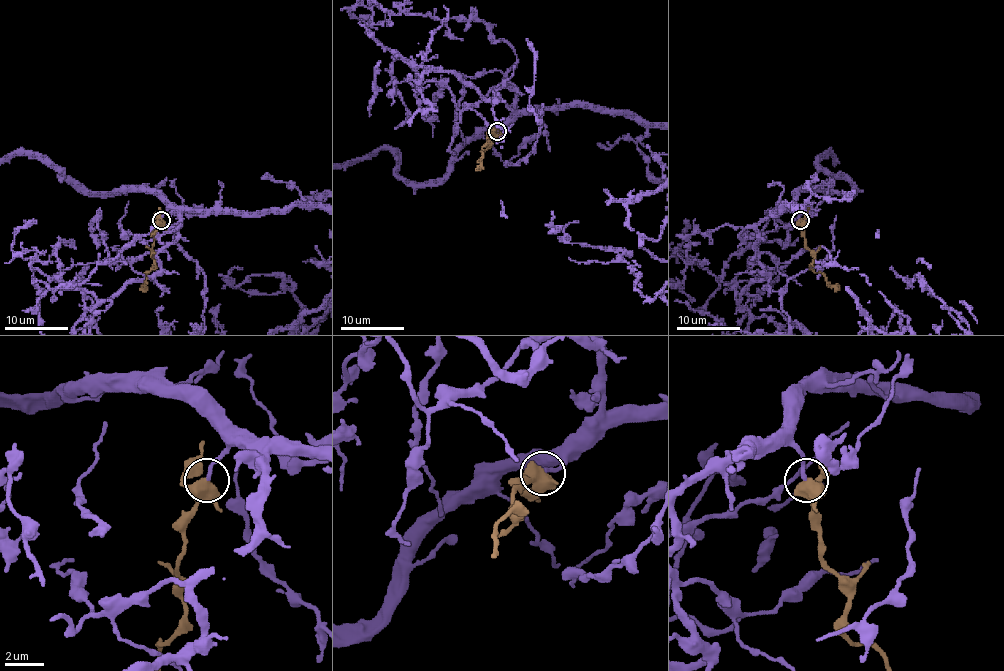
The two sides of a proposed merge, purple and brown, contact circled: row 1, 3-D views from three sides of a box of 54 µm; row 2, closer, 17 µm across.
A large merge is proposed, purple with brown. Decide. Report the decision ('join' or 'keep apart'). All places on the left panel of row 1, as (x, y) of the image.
join

